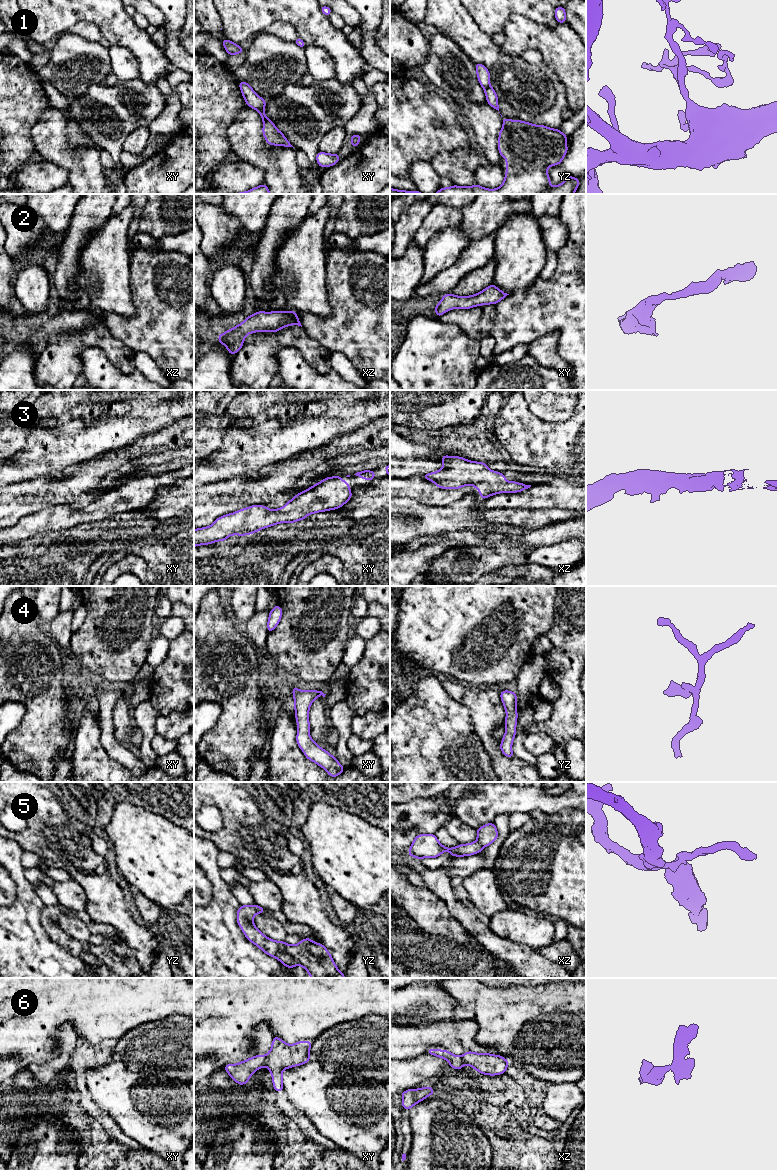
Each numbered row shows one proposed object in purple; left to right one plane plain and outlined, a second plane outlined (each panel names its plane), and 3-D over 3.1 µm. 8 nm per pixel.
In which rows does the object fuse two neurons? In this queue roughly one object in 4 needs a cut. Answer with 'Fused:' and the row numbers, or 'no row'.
Fused: 5, 6

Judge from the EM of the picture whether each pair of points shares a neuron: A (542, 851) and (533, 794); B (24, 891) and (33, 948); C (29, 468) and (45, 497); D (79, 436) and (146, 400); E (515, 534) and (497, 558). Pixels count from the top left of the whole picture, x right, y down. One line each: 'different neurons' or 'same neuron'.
A: different neurons
B: same neuron
C: different neurons
D: same neuron
E: same neuron

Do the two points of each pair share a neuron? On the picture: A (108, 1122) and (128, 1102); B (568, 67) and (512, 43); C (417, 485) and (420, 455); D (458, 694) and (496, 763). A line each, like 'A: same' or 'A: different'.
A: different
B: same
C: different
D: same

